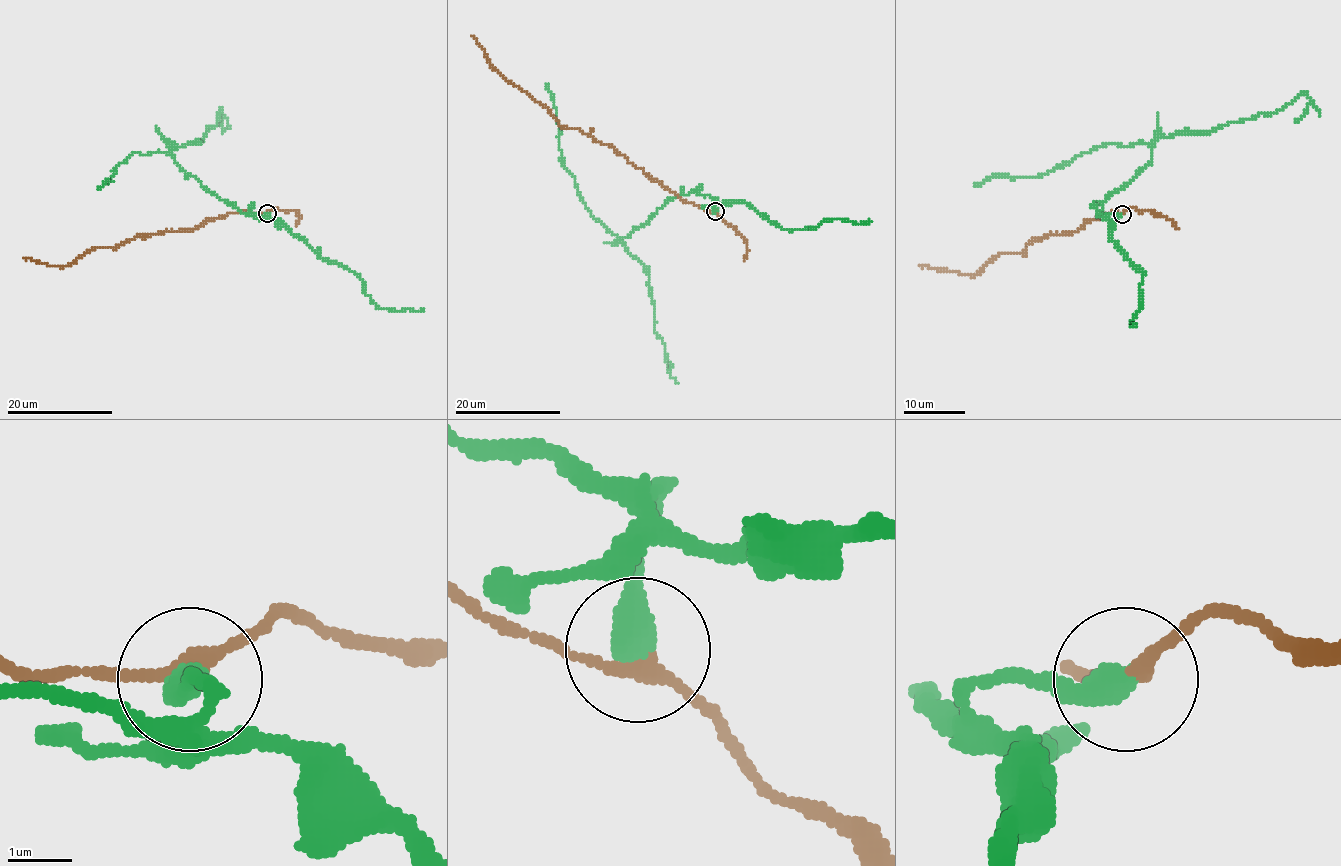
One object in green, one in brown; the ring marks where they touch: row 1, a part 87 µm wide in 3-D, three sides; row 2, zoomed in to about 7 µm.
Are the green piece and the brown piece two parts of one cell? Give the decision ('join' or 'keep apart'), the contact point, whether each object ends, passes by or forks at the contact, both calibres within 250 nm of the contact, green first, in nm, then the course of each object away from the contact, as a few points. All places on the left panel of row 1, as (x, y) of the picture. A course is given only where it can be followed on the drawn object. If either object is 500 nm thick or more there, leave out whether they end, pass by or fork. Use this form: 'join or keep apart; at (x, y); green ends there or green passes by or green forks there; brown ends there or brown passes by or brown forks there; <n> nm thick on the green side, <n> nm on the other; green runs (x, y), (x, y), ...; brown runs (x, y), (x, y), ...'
keep apart; at (267, 213); green ends there; brown passes by; 480 nm thick on the green side, 200 nm on the other; green runs (268, 213), (242, 213), (174, 159), (175, 147), (200, 143), (221, 108), (223, 134); brown runs (268, 212), (233, 212), (205, 220), (193, 229), (135, 236), (110, 248), (95, 247), (61, 266), (24, 257)

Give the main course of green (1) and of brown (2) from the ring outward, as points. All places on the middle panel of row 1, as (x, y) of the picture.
1: (716, 211), (717, 198), (676, 194), (619, 239), (648, 275), (655, 333), (665, 348), (669, 374), (671, 362)
2: (716, 211), (681, 201), (612, 148), (561, 125), (489, 63), (472, 36)

